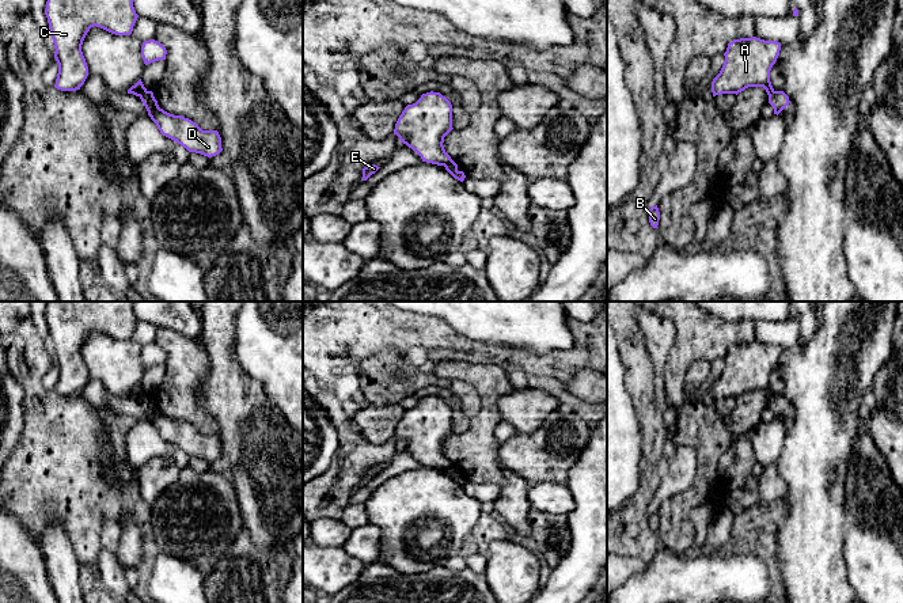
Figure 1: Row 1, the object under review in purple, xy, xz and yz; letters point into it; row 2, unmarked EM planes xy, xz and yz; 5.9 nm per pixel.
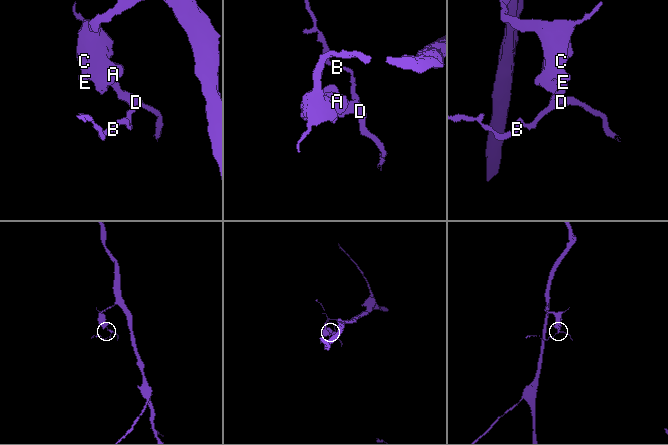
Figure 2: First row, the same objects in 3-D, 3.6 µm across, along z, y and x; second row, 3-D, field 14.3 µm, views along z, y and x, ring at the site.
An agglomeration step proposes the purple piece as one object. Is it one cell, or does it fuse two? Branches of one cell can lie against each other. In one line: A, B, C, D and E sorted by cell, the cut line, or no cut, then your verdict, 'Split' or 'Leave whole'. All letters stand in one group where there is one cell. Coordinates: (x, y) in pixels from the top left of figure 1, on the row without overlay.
Groups: A C E / B D. Split along xz (452, 465), (444, 470). Split

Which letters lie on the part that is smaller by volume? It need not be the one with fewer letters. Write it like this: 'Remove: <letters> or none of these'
Remove: B, D

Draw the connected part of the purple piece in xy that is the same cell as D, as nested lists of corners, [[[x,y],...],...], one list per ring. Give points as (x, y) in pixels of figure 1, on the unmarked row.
[[[145,395],[140,399],[140,403],[160,437],[177,445],[189,456],[212,462],[223,455],[217,435],[202,435],[191,424],[164,416],[159,412],[152,395]]]

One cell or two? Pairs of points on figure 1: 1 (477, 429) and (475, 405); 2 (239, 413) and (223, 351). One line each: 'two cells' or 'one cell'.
1: two cells
2: one cell

